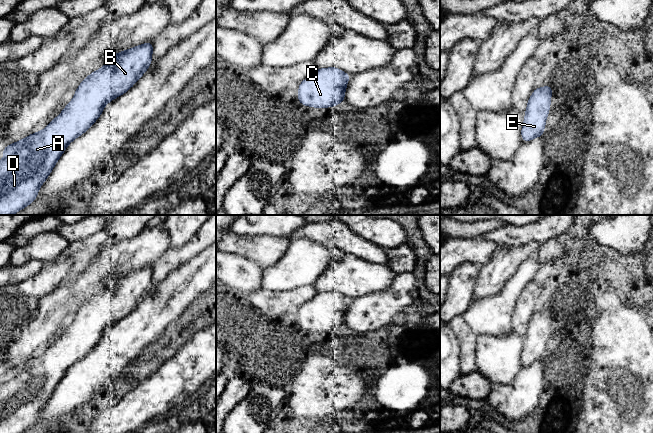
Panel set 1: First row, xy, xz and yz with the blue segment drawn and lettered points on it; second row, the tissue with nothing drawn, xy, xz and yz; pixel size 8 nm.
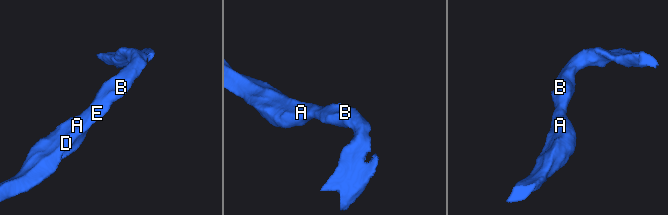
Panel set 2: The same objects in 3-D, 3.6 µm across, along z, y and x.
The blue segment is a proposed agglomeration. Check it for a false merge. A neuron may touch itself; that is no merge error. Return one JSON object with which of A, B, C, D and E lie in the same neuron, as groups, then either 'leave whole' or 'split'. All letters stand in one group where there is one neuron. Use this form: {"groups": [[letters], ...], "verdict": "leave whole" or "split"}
{"groups": [["A", "B", "C", "D", "E"]], "verdict": "leave whole"}

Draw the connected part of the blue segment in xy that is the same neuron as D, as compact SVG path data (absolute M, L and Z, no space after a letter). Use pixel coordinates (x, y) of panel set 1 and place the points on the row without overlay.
M146 266L106 281L105 289L82 304L72 324L45 353L2 373L5 380L0 384L0 433L24 433L36 424L39 412L68 369L96 346L109 326L135 309L151 289L152 277L153 266Z

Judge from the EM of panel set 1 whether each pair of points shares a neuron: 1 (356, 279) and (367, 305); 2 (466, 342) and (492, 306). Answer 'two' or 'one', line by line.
1: two
2: two

